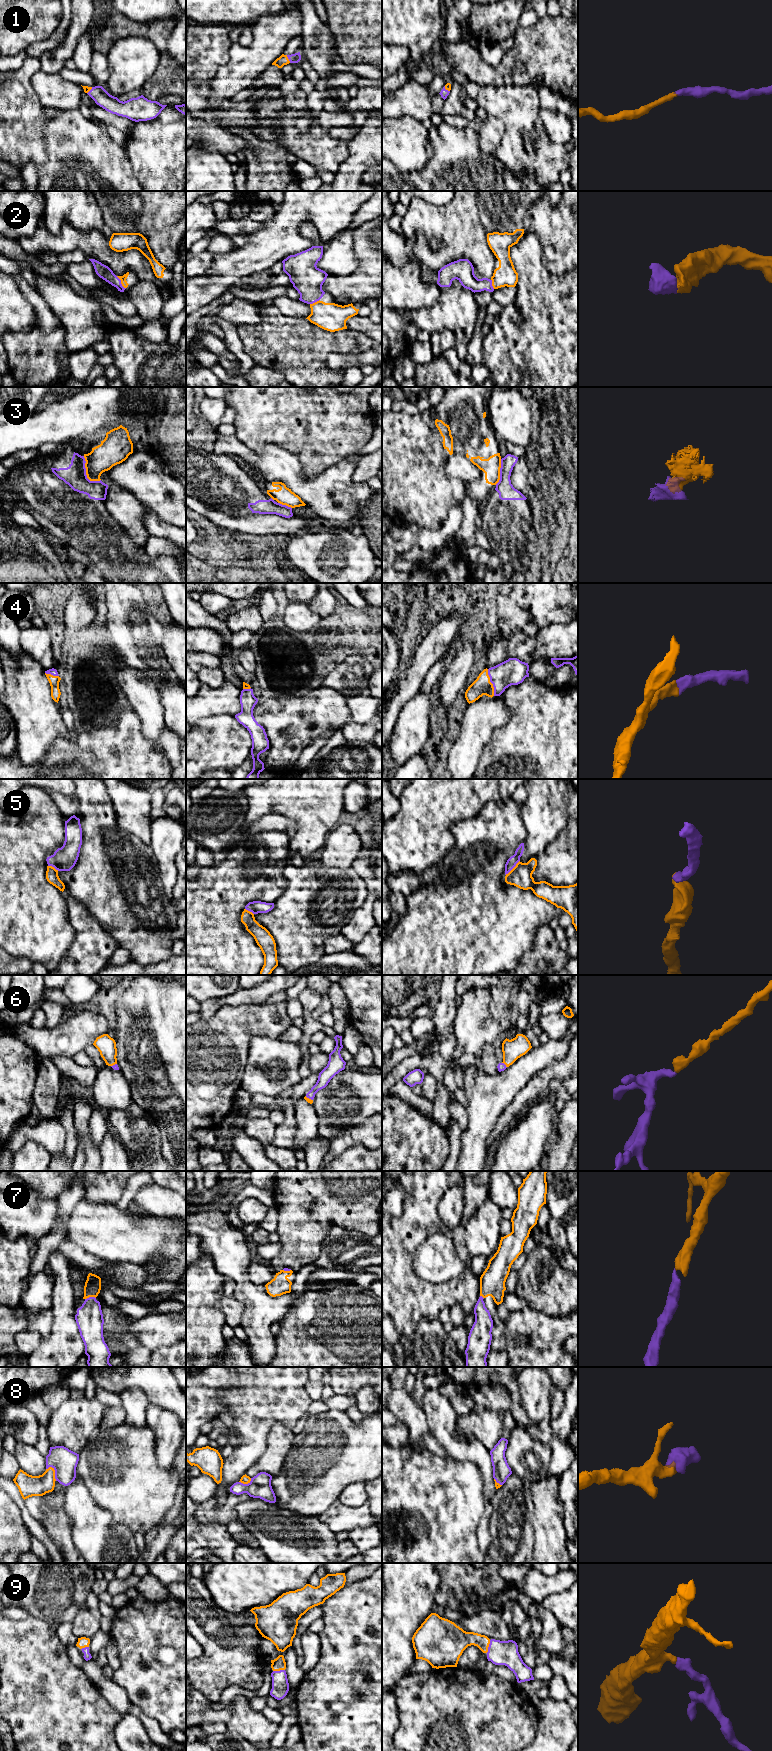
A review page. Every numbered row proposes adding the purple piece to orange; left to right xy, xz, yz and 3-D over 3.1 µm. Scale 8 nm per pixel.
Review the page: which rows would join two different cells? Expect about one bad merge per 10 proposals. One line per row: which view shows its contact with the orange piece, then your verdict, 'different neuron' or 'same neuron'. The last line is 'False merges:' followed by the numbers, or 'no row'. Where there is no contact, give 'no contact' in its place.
1: xz | same neuron
2: xy | same neuron
3: xy | different neuron
4: yz | same neuron
5: yz | same neuron
6: yz | same neuron
7: xy | same neuron
8: xy | same neuron
9: yz | same neuron
False merges: 3

